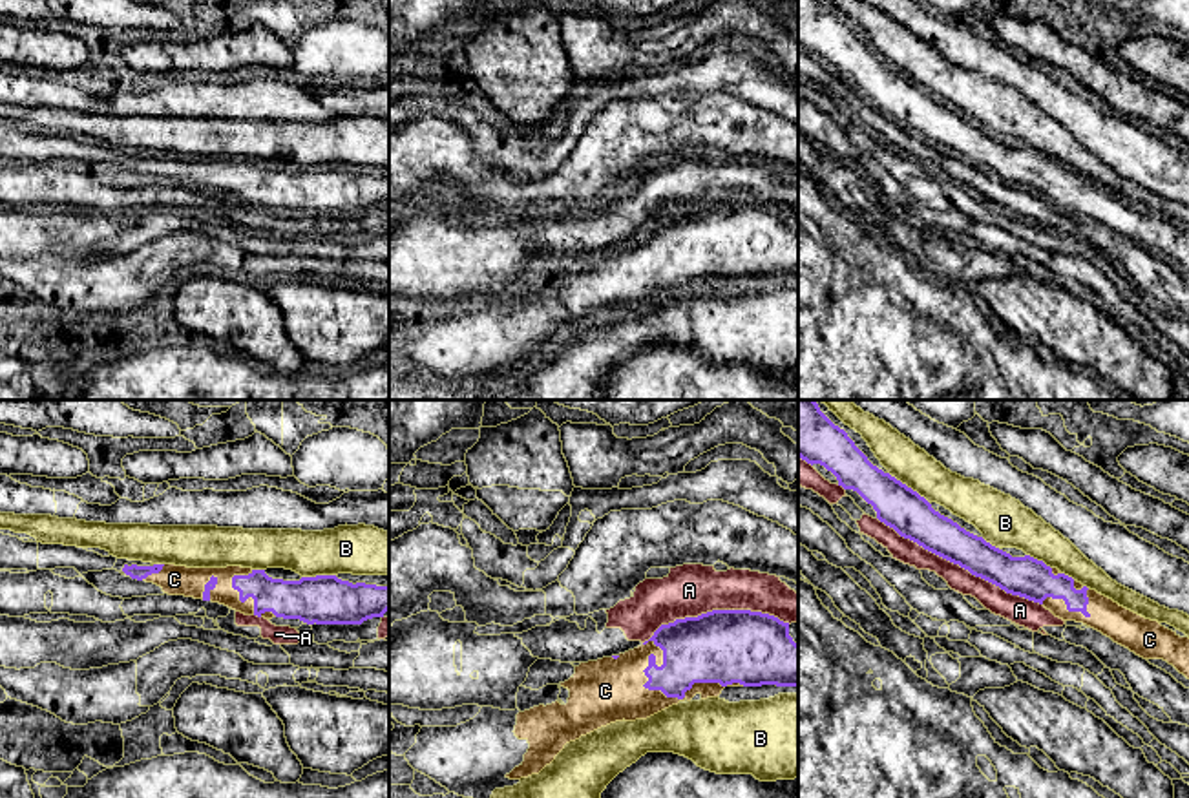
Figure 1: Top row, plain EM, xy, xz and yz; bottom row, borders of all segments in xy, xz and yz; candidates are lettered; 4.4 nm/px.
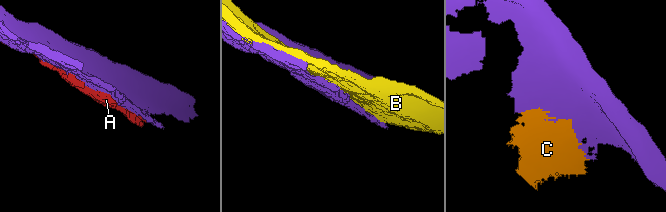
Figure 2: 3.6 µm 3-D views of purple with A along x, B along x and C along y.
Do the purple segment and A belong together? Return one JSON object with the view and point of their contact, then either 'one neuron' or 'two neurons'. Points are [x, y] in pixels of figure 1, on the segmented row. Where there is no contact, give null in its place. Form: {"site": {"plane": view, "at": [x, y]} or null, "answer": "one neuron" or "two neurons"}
{"site": {"plane": "yz", "at": [959, 565]}, "answer": "two neurons"}

